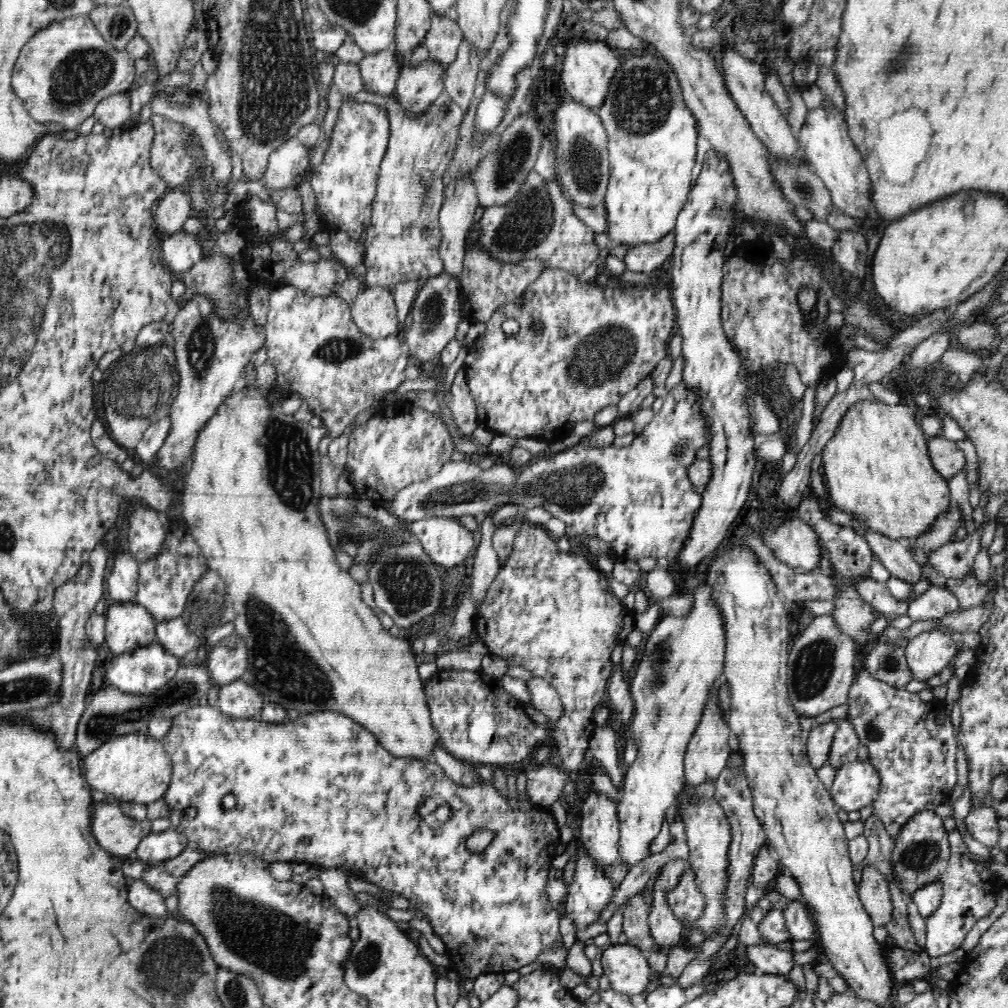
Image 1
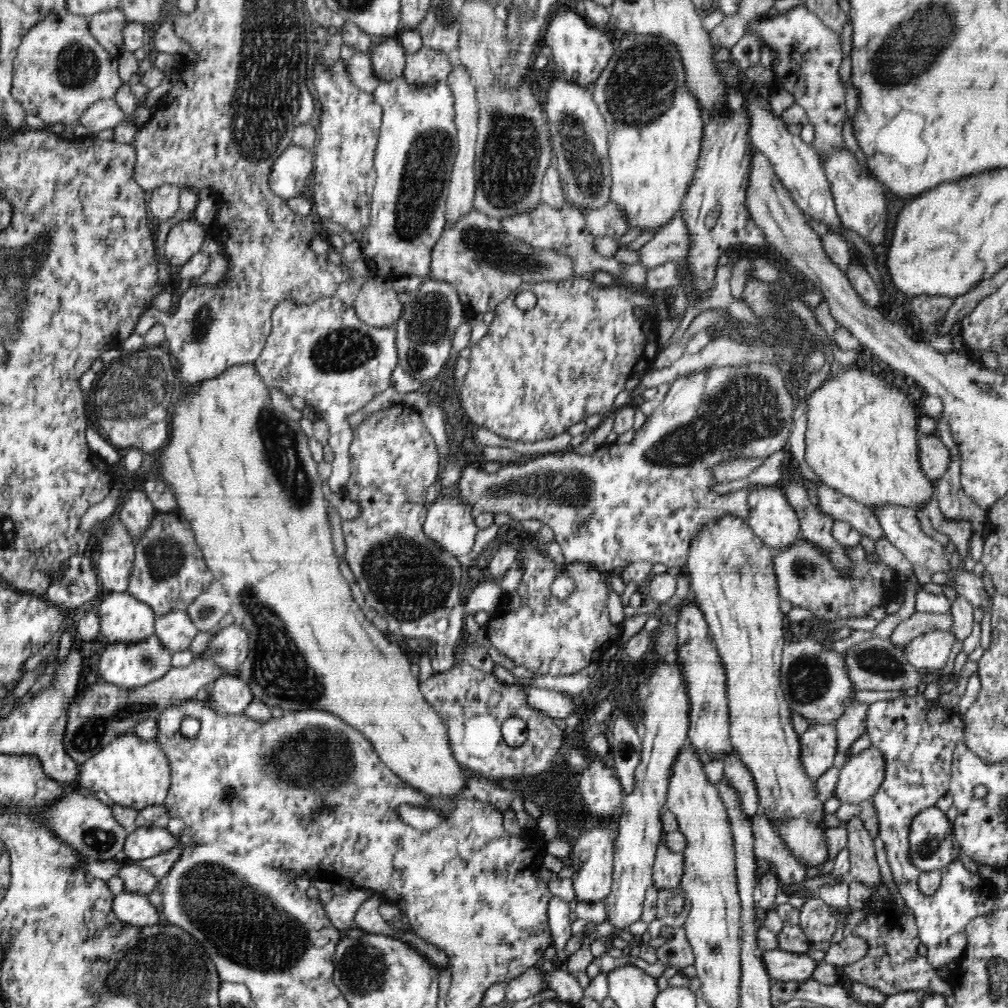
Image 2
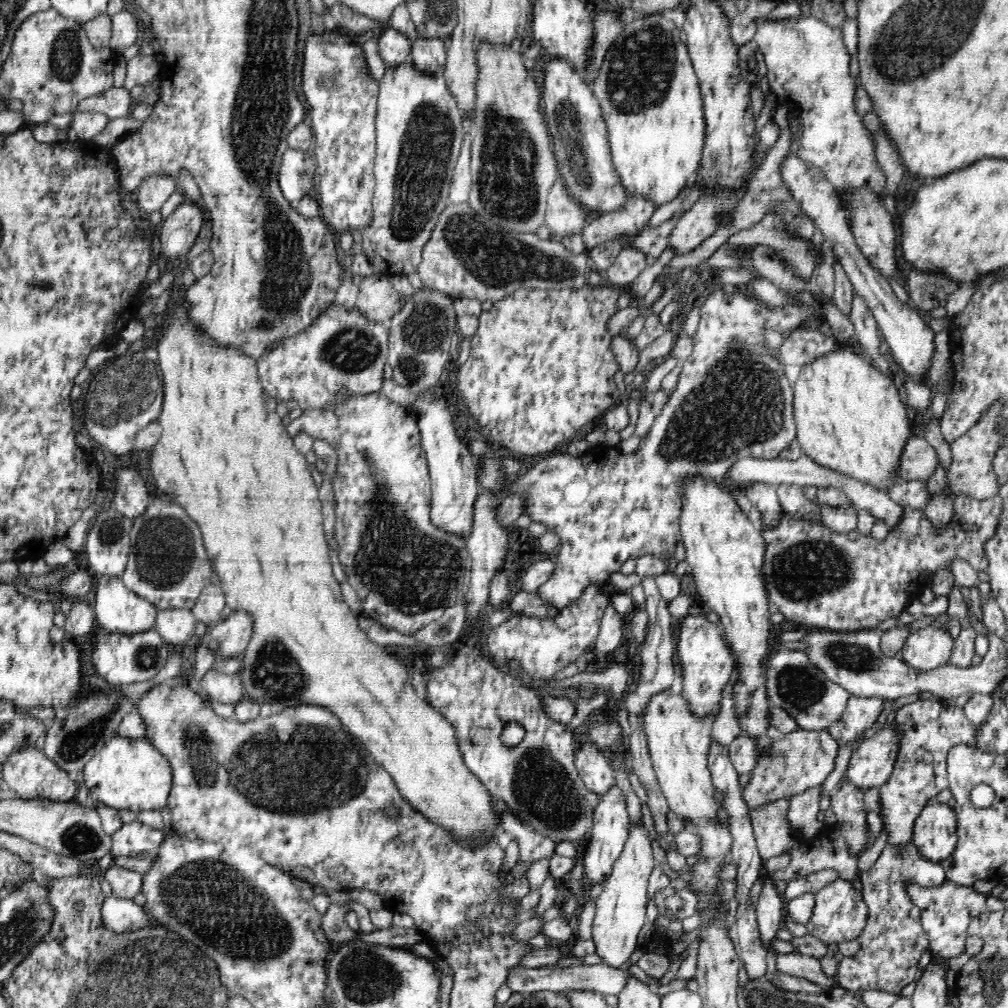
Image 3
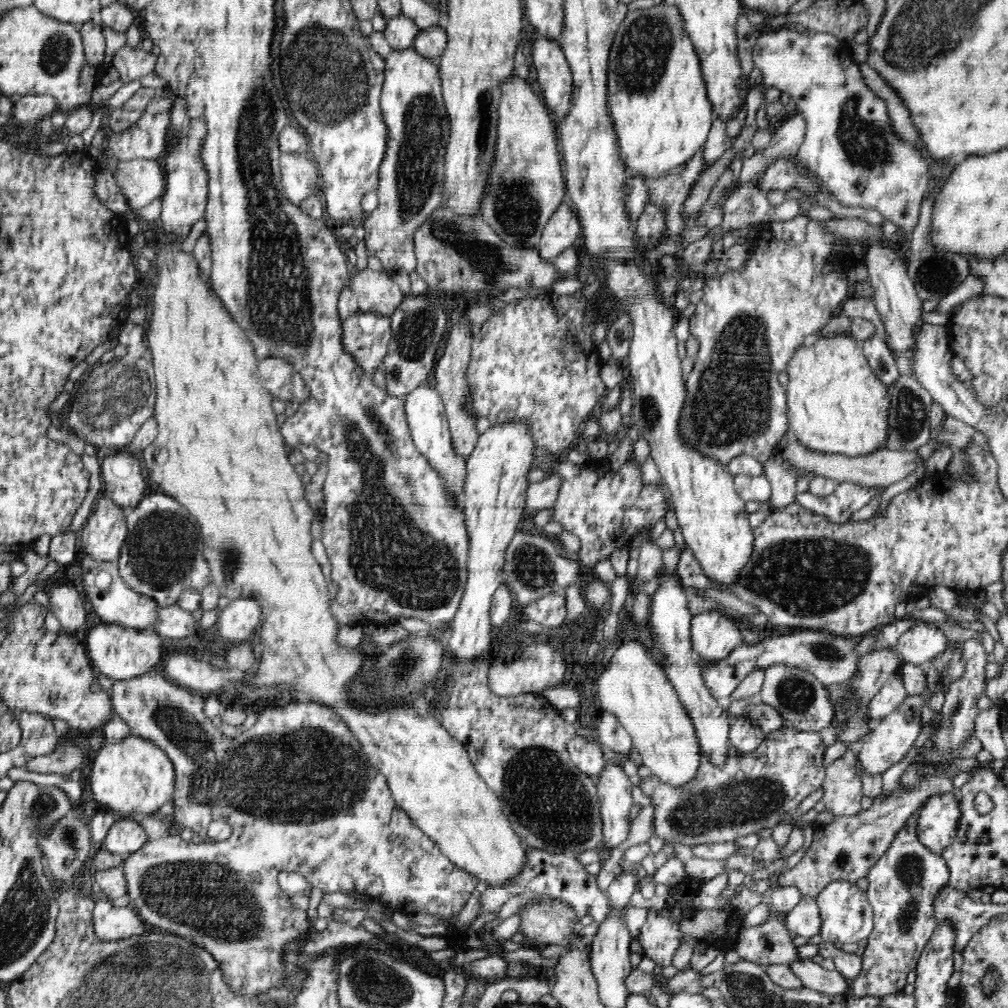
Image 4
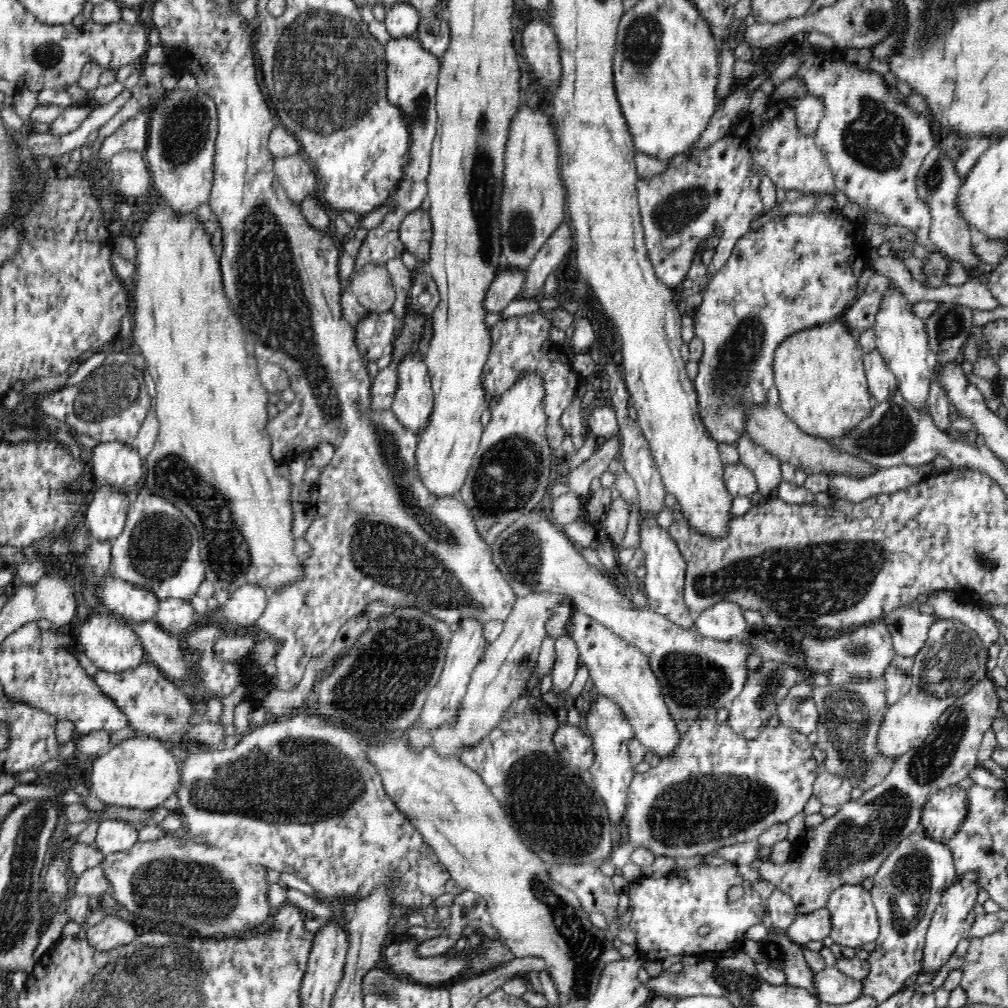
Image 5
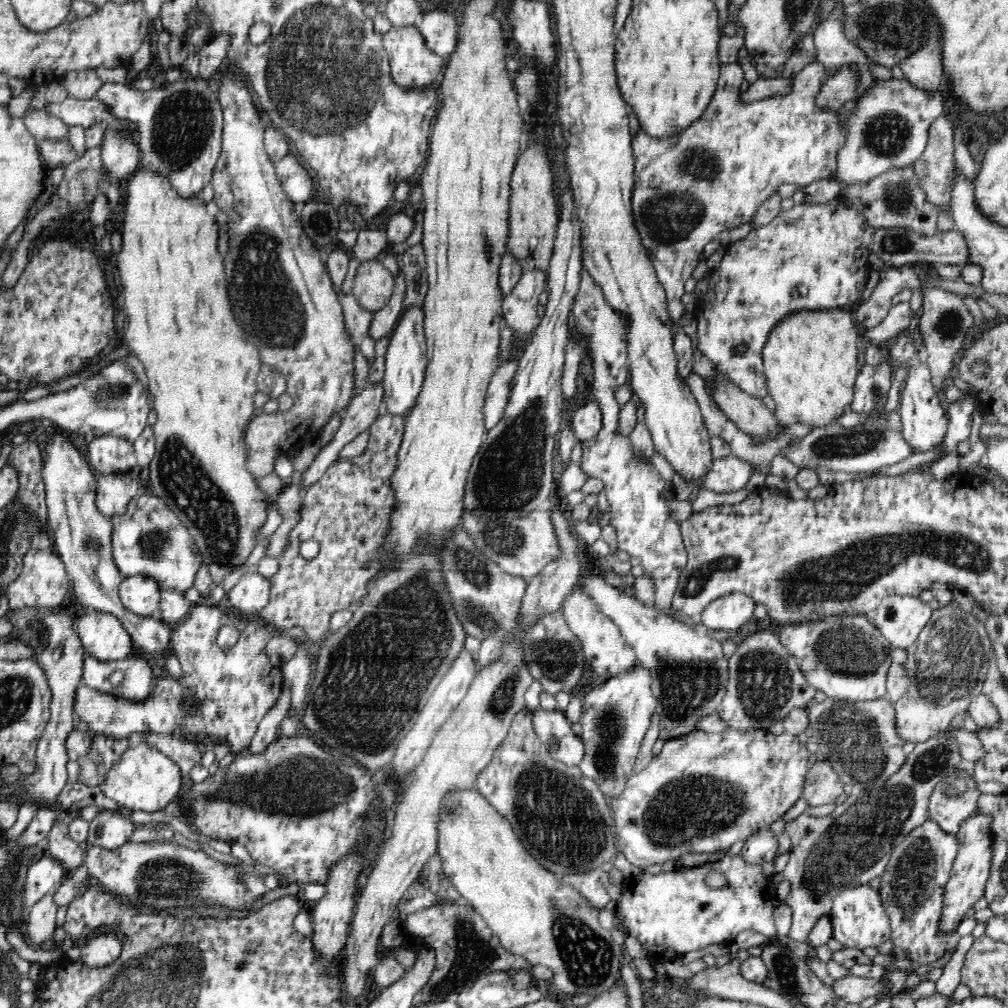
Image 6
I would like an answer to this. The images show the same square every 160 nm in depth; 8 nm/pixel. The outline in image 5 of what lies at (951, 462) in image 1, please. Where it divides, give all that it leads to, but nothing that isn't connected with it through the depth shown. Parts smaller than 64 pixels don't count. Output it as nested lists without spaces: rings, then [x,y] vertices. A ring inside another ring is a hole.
[[[768,404],[758,406],[746,416],[746,433],[749,438],[758,445],[764,447],[781,462],[794,464],[796,468],[802,468],[807,474],[826,473],[830,478],[836,475],[856,475],[861,474],[864,478],[873,475],[880,468],[871,466],[861,458],[850,456],[847,452],[838,450],[836,446],[828,444],[826,439],[816,438],[805,434],[800,428],[789,420],[780,408],[773,408]]]

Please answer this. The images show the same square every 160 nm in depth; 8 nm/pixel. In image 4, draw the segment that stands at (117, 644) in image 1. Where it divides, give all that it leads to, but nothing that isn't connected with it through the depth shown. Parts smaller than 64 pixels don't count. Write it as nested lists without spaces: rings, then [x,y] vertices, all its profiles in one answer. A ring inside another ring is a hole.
[[[86,554],[81,561],[80,572],[84,592],[102,623],[116,623],[129,629],[144,629],[155,624],[159,608],[156,601],[128,587],[120,576],[117,563],[96,561]]]

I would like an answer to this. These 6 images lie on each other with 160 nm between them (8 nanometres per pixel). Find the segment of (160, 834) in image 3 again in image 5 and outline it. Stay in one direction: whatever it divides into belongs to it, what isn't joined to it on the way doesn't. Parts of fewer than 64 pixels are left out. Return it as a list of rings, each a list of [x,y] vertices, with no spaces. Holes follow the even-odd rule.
[[[102,821],[97,832],[94,848],[105,856],[129,850],[138,842],[139,832],[128,821]]]

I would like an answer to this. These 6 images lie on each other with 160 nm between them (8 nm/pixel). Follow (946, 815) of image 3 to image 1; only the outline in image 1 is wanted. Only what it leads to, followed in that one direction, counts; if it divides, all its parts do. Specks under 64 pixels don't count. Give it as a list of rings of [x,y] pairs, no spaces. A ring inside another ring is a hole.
[[[919,811],[900,828],[900,835],[894,840],[892,863],[899,886],[903,890],[904,900],[911,902],[913,894],[918,888],[926,884],[940,881],[941,875],[947,868],[951,858],[948,834],[943,819],[935,811]]]

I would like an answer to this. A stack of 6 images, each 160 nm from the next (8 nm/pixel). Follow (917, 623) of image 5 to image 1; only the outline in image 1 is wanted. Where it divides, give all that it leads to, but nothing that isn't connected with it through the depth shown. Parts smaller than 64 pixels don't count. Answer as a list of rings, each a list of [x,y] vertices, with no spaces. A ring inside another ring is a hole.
[[[940,631],[922,632],[902,644],[910,672],[919,681],[940,674],[952,663],[958,650],[951,636]]]

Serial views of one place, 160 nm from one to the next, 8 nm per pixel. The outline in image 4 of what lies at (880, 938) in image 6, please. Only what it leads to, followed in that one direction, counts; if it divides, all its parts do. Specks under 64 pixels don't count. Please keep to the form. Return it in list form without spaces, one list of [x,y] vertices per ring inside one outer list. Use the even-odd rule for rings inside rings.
[[[832,882],[821,894],[818,894],[817,904],[822,920],[820,936],[822,940],[834,944],[854,944],[868,938],[873,929],[873,907],[869,904],[867,895],[858,886],[850,882]]]

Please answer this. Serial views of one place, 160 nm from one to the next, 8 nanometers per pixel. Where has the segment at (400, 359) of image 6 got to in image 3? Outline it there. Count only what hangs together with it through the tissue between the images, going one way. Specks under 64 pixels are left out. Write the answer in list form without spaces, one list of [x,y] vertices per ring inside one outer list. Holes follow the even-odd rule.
[[[424,394],[411,406],[418,429],[423,451],[425,452],[431,478],[430,519],[436,527],[452,534],[466,538],[471,533],[473,508],[478,498],[479,485],[478,461],[468,447],[456,436],[452,418],[445,402],[431,398],[426,400]]]

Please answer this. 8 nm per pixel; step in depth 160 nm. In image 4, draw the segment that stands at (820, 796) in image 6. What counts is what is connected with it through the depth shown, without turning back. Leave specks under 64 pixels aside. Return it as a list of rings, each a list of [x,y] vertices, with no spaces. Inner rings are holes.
[[[848,753],[826,767],[823,783],[823,799],[834,816],[852,816],[862,809],[863,788],[855,769],[855,757]]]

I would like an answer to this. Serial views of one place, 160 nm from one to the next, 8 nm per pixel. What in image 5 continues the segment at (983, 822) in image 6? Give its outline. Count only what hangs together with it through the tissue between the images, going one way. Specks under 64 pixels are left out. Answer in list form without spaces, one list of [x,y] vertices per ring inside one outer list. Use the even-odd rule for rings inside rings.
[[[974,872],[957,876],[952,886],[948,886],[948,890],[942,894],[940,904],[936,908],[935,914],[931,919],[930,927],[927,930],[923,956],[922,956],[922,972],[926,975],[932,975],[933,978],[940,971],[940,967],[946,964],[946,961],[952,956],[958,942],[968,934],[966,931],[966,918],[970,911],[974,909],[977,903],[979,892],[979,875]]]

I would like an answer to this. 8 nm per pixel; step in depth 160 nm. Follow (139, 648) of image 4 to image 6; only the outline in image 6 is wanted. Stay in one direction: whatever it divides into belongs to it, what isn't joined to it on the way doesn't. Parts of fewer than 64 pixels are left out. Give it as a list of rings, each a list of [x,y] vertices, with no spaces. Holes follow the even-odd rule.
[[[90,611],[76,624],[85,654],[101,661],[125,659],[134,643],[118,618],[110,613]]]

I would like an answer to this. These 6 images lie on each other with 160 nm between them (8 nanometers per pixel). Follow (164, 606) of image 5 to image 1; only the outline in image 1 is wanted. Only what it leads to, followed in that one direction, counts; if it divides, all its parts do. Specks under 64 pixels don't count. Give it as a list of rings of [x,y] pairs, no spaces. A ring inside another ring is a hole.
[[[181,616],[155,623],[155,642],[179,659],[195,651],[198,640]]]

